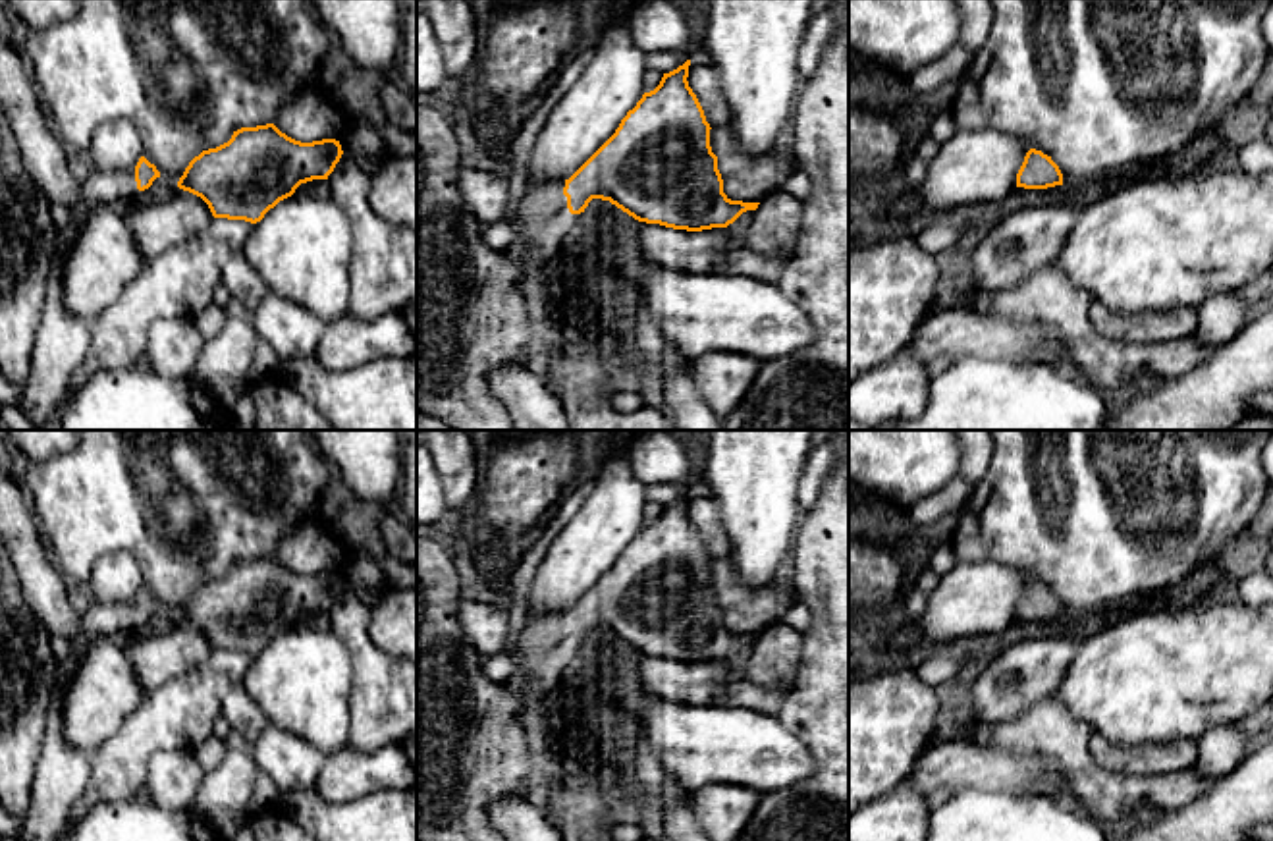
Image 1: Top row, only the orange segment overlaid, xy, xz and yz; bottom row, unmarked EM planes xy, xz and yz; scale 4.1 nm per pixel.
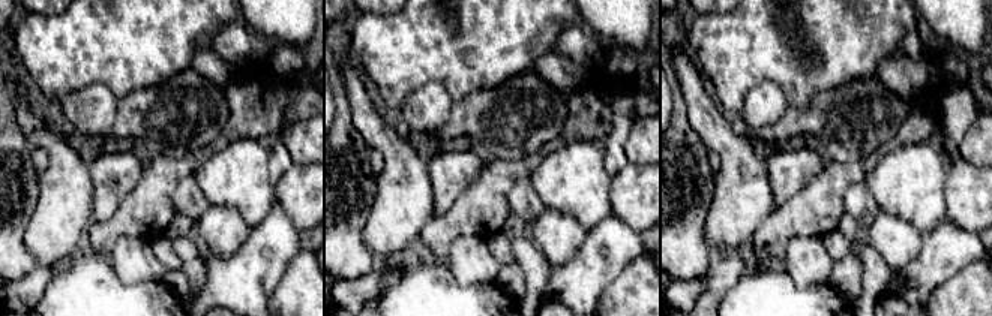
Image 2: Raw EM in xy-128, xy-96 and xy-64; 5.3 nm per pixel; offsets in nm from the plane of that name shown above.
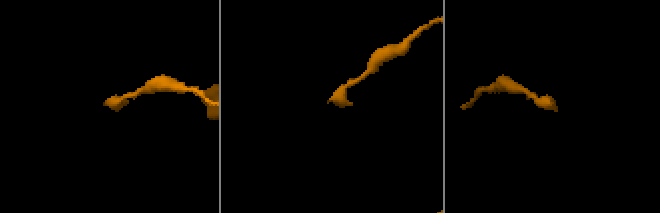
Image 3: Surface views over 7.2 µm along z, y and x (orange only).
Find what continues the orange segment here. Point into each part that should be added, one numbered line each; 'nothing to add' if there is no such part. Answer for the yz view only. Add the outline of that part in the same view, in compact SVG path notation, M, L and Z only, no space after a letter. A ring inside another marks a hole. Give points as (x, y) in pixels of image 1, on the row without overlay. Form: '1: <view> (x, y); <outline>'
nothing to add

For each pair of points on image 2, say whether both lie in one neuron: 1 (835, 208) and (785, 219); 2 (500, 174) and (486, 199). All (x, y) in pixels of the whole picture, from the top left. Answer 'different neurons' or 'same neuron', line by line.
1: same neuron
2: same neuron

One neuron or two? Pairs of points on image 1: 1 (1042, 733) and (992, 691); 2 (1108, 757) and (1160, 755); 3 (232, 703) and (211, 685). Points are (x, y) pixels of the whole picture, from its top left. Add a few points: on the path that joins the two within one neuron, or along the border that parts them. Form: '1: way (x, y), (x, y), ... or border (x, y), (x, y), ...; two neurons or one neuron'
1: border (1054, 691), (1038, 699), (1017, 718), (976, 722); two neurons
2: way (1121, 757), (1146, 757); one neuron
3: border (224, 695), (218, 712); two neurons

